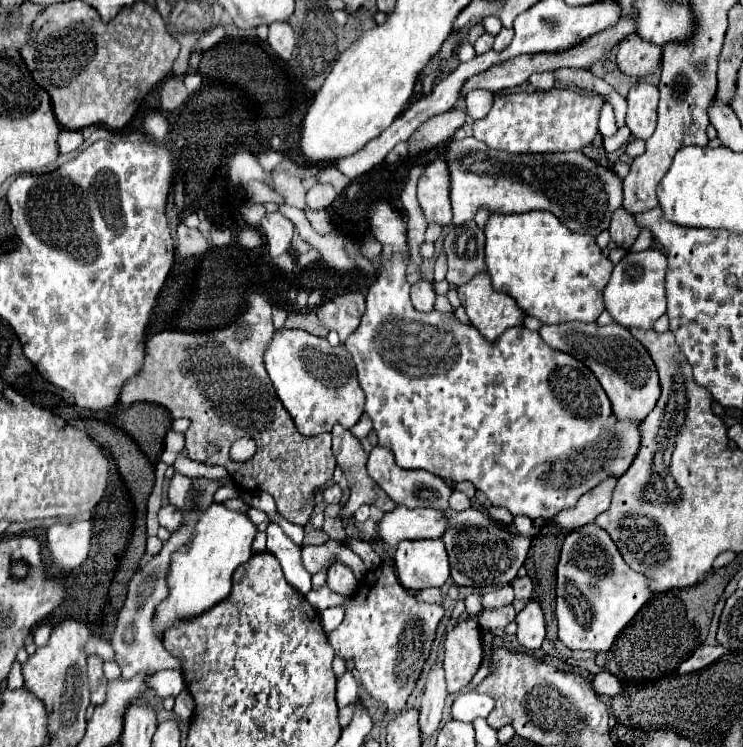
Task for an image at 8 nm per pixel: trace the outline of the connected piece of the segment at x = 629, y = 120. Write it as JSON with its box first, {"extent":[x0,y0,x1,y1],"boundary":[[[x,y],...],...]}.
{"extent":[626,83,658,139],"boundary":[[[638,83],[628,93],[626,127],[636,139],[648,139],[656,127],[656,107],[658,107],[658,87],[650,83]]]}

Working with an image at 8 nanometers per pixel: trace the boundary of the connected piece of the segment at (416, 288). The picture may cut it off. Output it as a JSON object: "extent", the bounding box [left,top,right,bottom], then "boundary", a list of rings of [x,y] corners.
{"extent":[410,281,436,311],"boundary":[[[418,281],[412,285],[412,291],[410,291],[410,297],[412,297],[412,305],[416,311],[432,311],[434,309],[434,301],[436,301],[436,293],[432,289],[432,283],[428,281]]]}

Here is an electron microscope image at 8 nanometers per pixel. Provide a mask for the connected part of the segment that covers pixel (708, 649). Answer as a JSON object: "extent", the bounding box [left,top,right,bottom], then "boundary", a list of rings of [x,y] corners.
{"extent":[678,645,726,673],"boundary":[[[702,645],[690,659],[686,659],[686,661],[680,663],[678,671],[680,671],[680,673],[698,671],[698,669],[710,665],[712,661],[720,659],[724,653],[726,653],[726,647],[724,647],[724,645]]]}

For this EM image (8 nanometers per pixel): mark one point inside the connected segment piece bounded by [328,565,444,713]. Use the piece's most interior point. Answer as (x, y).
(388, 633)

